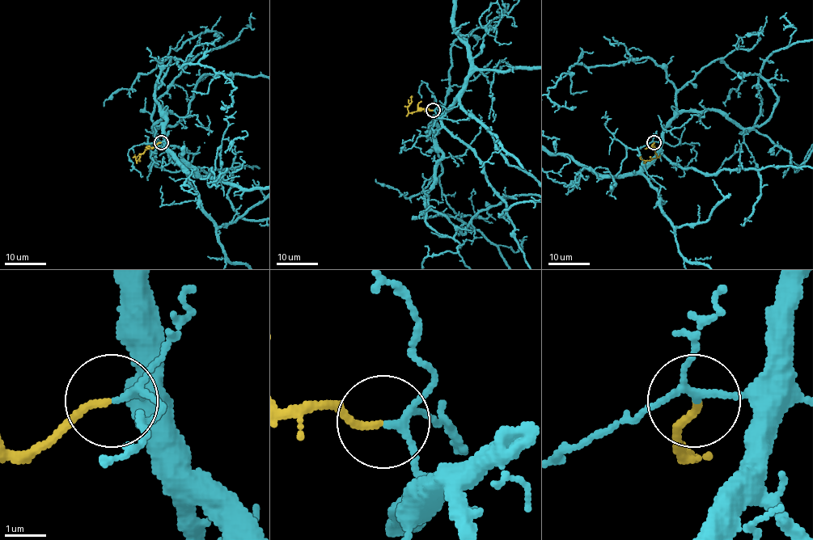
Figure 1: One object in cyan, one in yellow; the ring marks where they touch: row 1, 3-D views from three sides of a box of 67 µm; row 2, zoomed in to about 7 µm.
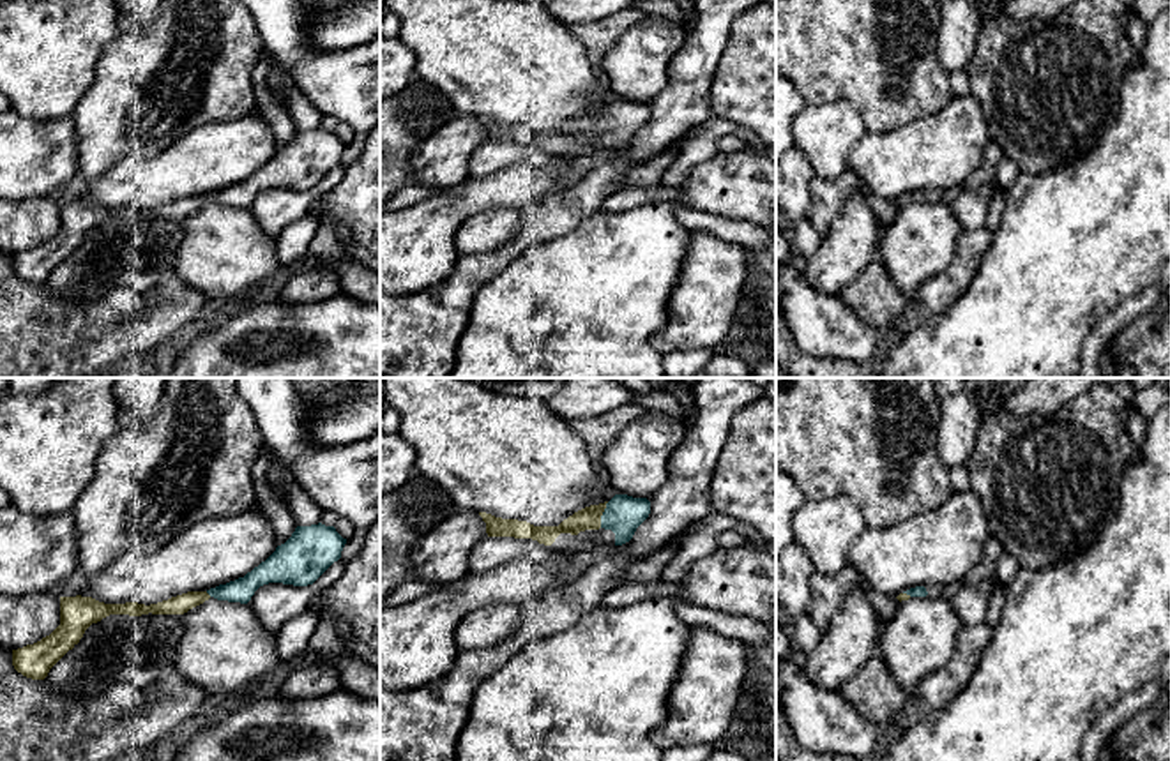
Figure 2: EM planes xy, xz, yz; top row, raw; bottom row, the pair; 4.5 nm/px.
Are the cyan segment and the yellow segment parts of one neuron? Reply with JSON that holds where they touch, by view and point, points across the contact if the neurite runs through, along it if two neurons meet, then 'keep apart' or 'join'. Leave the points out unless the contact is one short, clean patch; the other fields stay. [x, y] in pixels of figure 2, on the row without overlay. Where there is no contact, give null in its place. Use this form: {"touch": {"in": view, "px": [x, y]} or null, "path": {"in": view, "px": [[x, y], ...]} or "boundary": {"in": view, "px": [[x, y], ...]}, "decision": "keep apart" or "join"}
{"touch": {"in": "xz", "px": [603, 119]}, "path": {"in": "xz", "px": [[622, 119], [603, 119], [589, 122]]}, "decision": "join"}

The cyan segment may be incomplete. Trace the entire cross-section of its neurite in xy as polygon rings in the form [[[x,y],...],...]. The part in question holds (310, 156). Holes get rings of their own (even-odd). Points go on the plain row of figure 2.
[[[322,127],[297,131],[292,141],[247,177],[244,182],[219,189],[207,196],[187,196],[157,208],[104,208],[92,201],[60,201],[60,230],[34,249],[12,254],[12,270],[32,284],[44,284],[49,274],[72,254],[85,235],[110,219],[184,219],[210,201],[247,208],[255,196],[269,187],[293,191],[313,189],[334,166],[346,148],[334,131]]]

